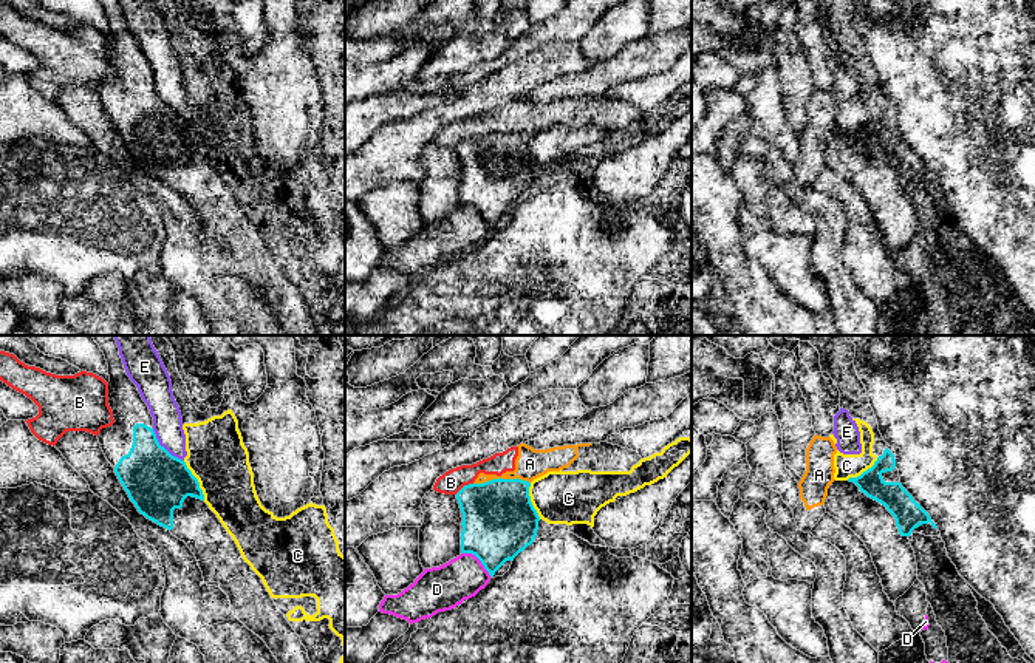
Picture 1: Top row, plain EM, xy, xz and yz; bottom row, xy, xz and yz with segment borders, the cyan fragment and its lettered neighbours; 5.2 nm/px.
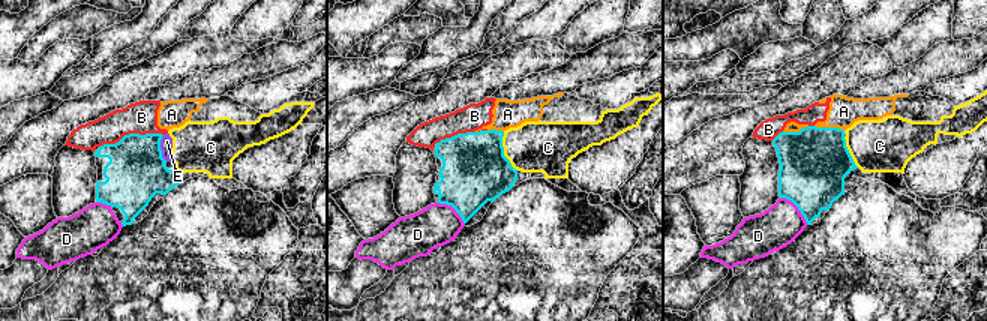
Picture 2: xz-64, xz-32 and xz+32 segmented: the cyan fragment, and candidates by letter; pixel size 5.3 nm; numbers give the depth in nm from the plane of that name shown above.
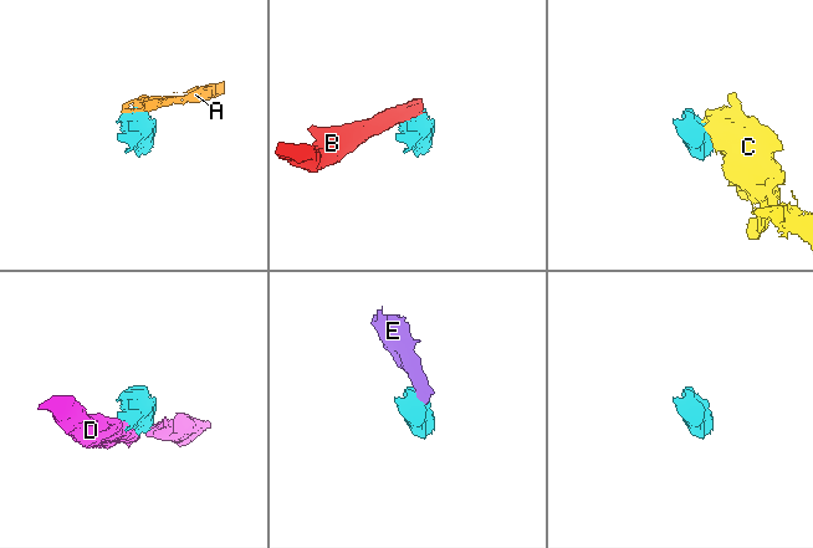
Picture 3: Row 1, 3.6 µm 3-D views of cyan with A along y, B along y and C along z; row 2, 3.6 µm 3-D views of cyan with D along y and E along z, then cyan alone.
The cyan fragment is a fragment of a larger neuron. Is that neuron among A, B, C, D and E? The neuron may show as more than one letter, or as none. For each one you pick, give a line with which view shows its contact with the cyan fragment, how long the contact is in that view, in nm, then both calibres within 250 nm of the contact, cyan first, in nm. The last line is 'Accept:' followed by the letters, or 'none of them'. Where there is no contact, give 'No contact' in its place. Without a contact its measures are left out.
Accept: none of them

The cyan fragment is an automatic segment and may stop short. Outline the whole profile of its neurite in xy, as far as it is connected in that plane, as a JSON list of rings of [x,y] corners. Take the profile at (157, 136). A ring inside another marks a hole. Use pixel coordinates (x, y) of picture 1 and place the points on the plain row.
[[[99,2],[108,19],[114,77],[102,82],[97,93],[130,155],[141,168],[187,198],[204,236],[229,250],[231,264],[266,297],[286,335],[316,335],[300,291],[204,156],[198,133],[184,114],[159,99],[150,63],[127,29],[119,2]]]

